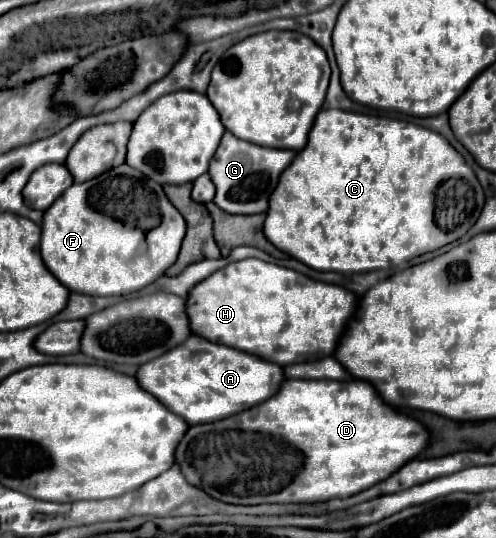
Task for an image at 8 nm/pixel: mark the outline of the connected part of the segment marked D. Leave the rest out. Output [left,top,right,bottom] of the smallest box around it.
[175,380,429,504]

